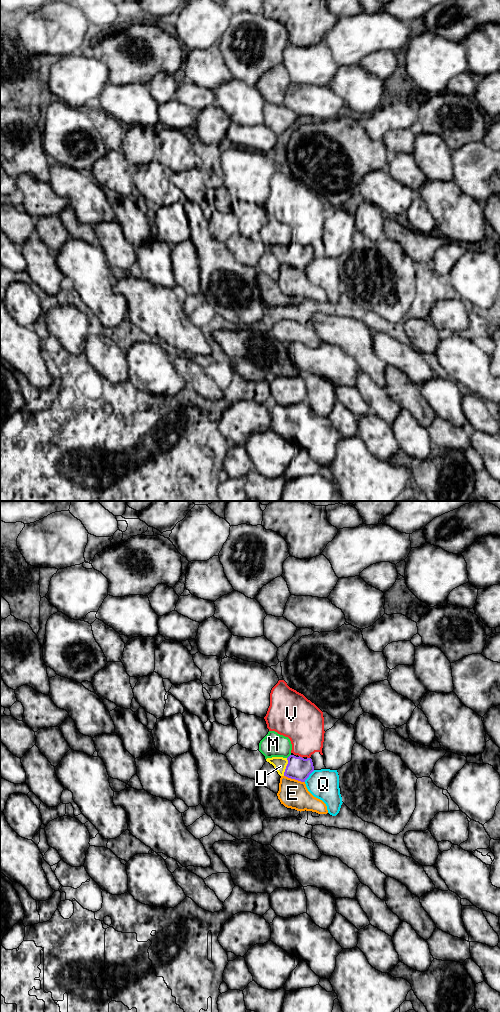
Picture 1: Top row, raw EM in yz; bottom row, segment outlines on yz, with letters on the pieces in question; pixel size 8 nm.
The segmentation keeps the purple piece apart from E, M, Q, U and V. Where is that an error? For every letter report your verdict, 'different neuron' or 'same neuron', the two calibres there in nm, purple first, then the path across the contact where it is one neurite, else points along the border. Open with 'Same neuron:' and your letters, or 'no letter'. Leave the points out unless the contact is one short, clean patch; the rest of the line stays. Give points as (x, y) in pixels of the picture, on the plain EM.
Same neuron: U
E: different neuron; 190 nm thick on the purple side, 220 nm on the other
M: different neuron; 190 nm thick on the purple side, 190 nm on the other; border along yz (290, 242), (287, 246)
Q: different neuron; 190 nm thick on the purple side, 240 nm on the other
U: same neuron; 190 nm thick on the purple side, 110 nm on the other; runs through yz (298, 256), (286, 255), (279, 251)
V: different neuron; 190 nm thick on the purple side, 320 nm on the other

